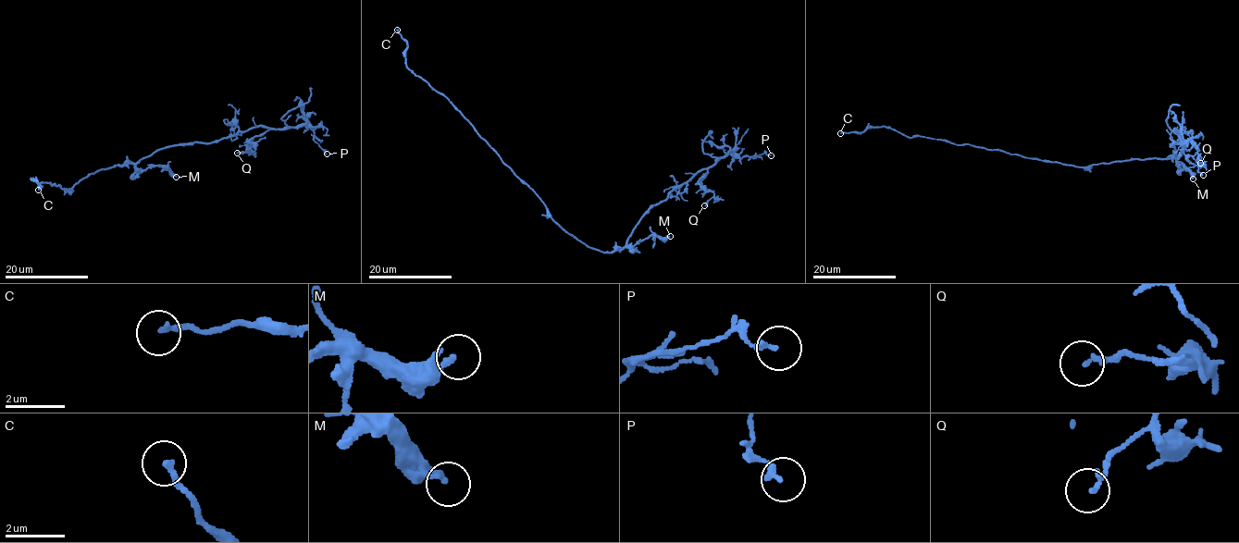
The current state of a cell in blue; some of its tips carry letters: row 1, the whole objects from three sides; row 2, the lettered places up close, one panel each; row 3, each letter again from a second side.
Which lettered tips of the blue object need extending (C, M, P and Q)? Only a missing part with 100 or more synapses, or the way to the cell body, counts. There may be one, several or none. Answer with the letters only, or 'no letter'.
no letter

